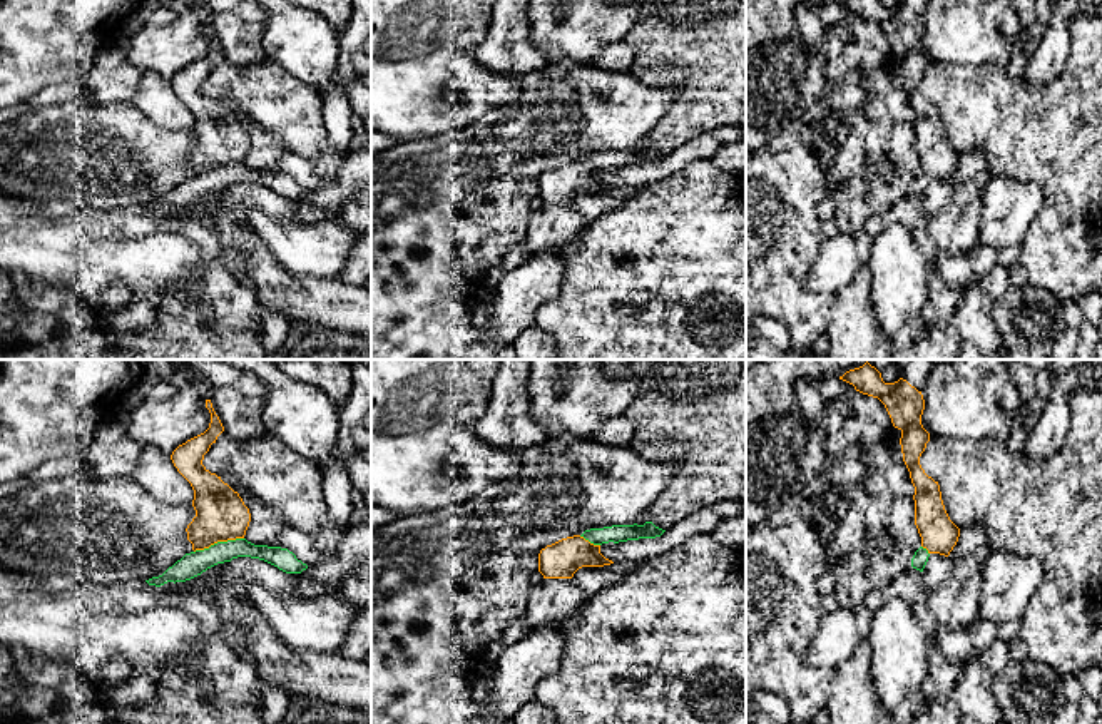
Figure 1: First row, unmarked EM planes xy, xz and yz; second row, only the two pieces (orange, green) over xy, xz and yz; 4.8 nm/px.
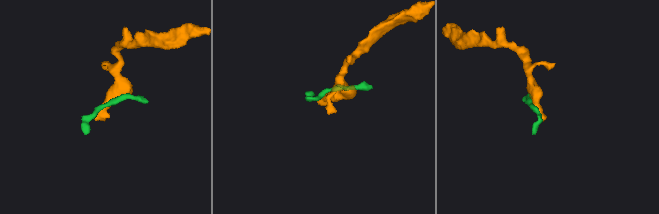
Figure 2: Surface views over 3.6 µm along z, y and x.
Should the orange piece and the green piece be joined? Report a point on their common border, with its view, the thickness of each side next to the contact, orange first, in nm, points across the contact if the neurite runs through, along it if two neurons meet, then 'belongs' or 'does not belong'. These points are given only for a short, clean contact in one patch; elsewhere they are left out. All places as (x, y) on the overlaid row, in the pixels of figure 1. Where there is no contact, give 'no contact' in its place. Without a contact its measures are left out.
xy (218, 540) | 240/120 nm | belongs

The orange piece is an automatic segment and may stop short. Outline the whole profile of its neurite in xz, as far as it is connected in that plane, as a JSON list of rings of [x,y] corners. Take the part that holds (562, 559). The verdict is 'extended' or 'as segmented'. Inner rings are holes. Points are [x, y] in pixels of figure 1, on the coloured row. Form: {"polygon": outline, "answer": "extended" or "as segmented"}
{"polygon": [[[652,522],[644,525],[612,525],[604,528],[590,528],[582,535],[562,538],[547,545],[538,553],[538,572],[543,579],[572,579],[582,567],[604,567],[614,563],[600,553],[602,543],[619,543],[639,538],[656,538],[666,530]]], "answer": "extended"}

